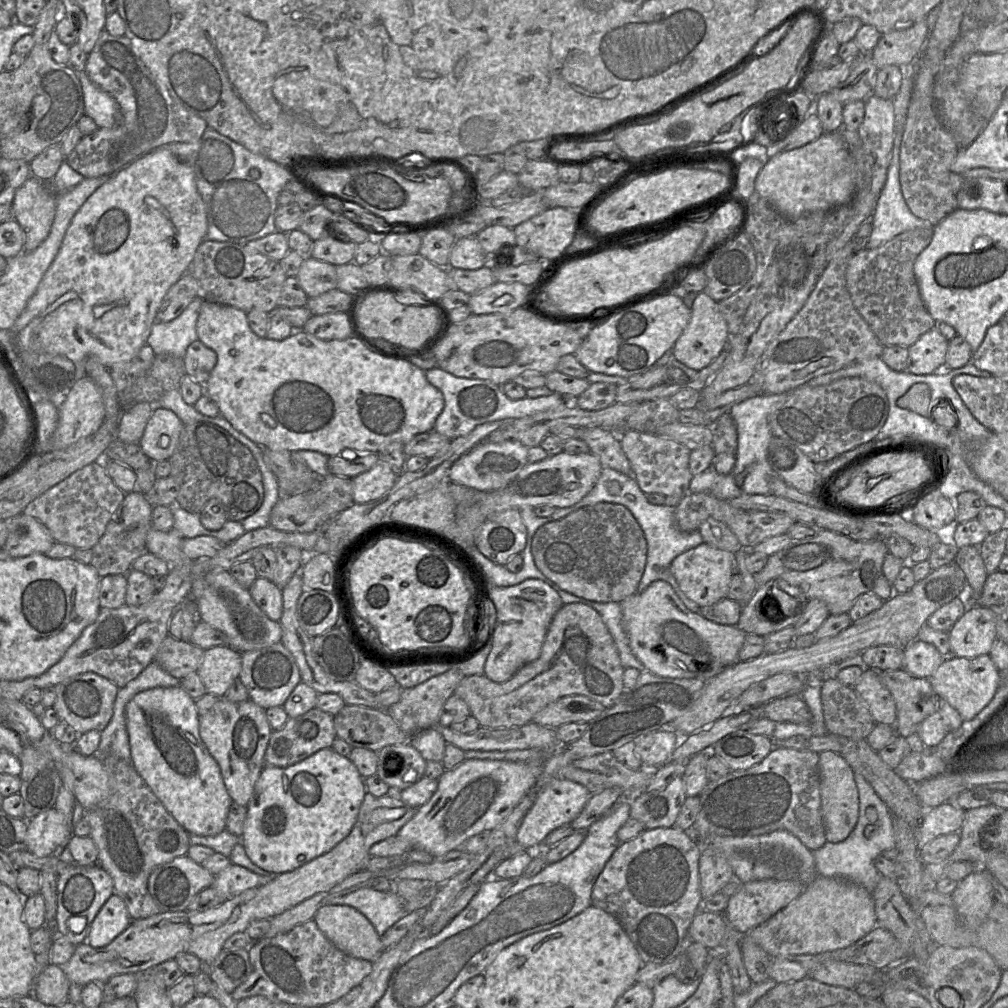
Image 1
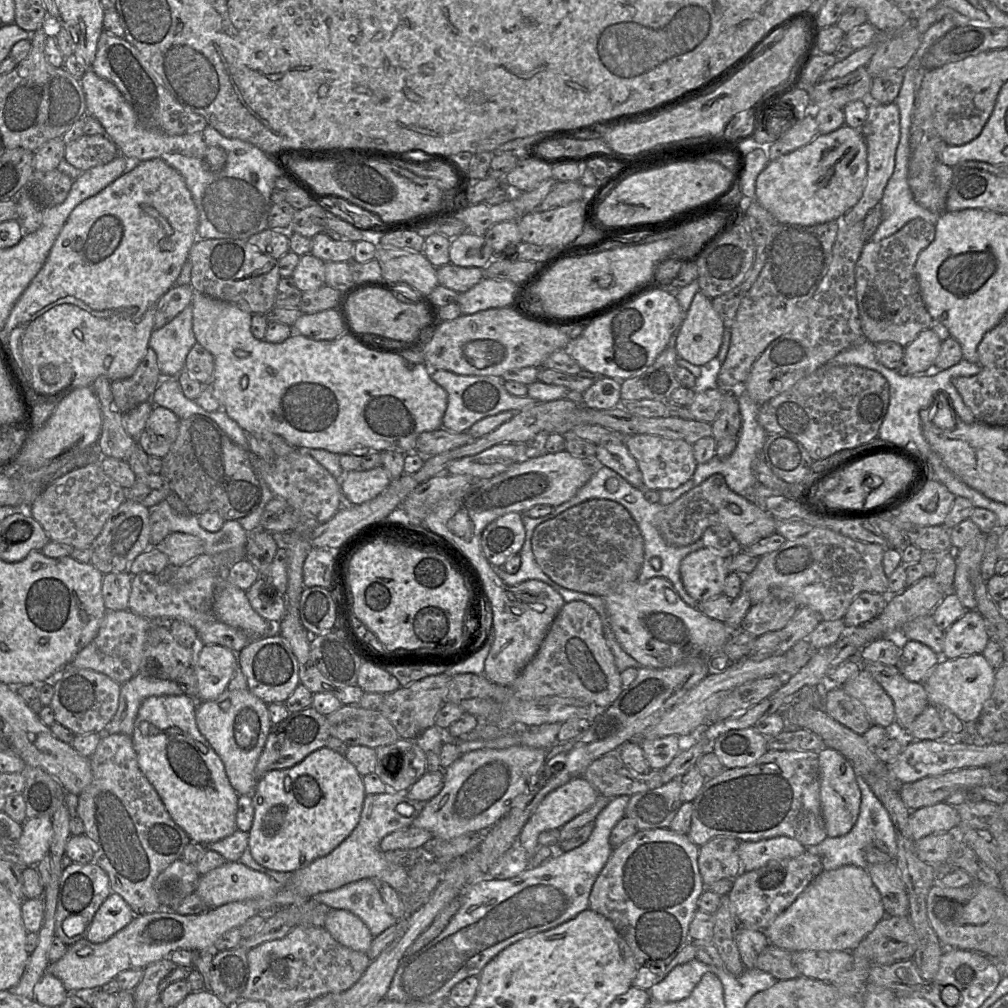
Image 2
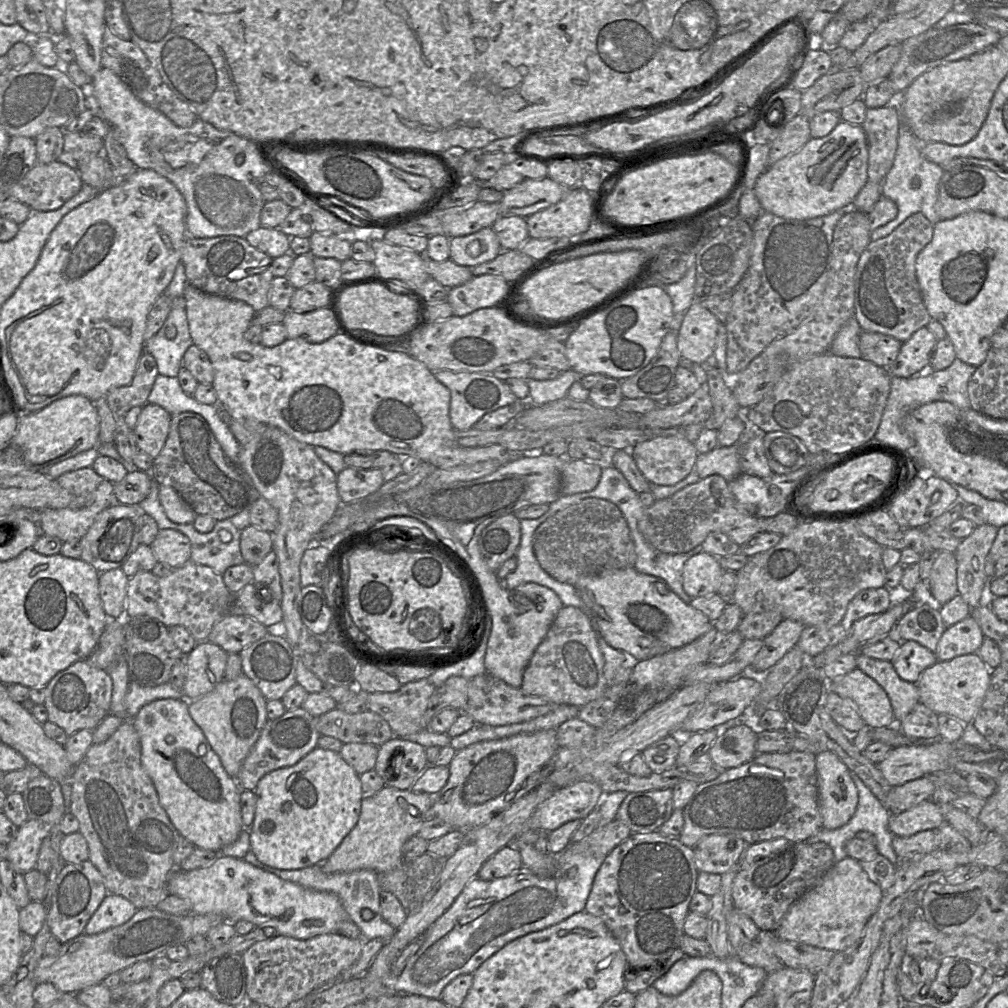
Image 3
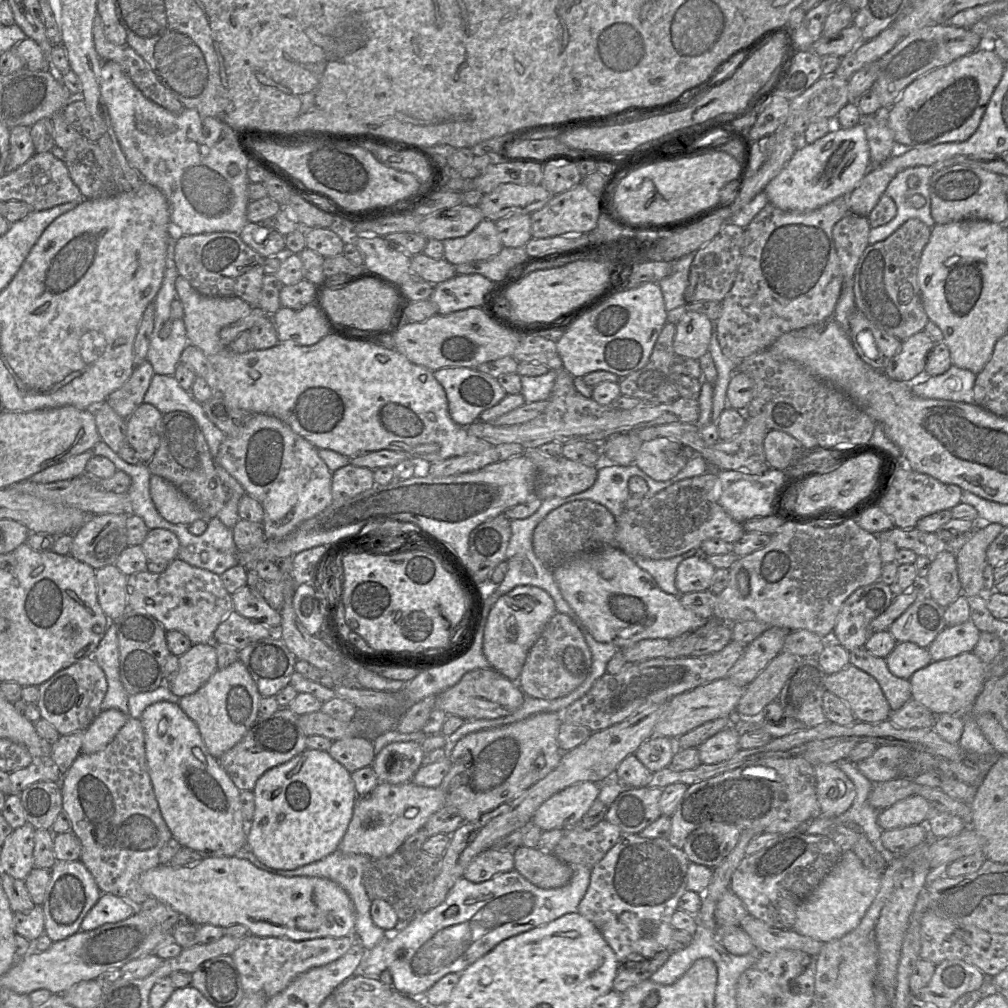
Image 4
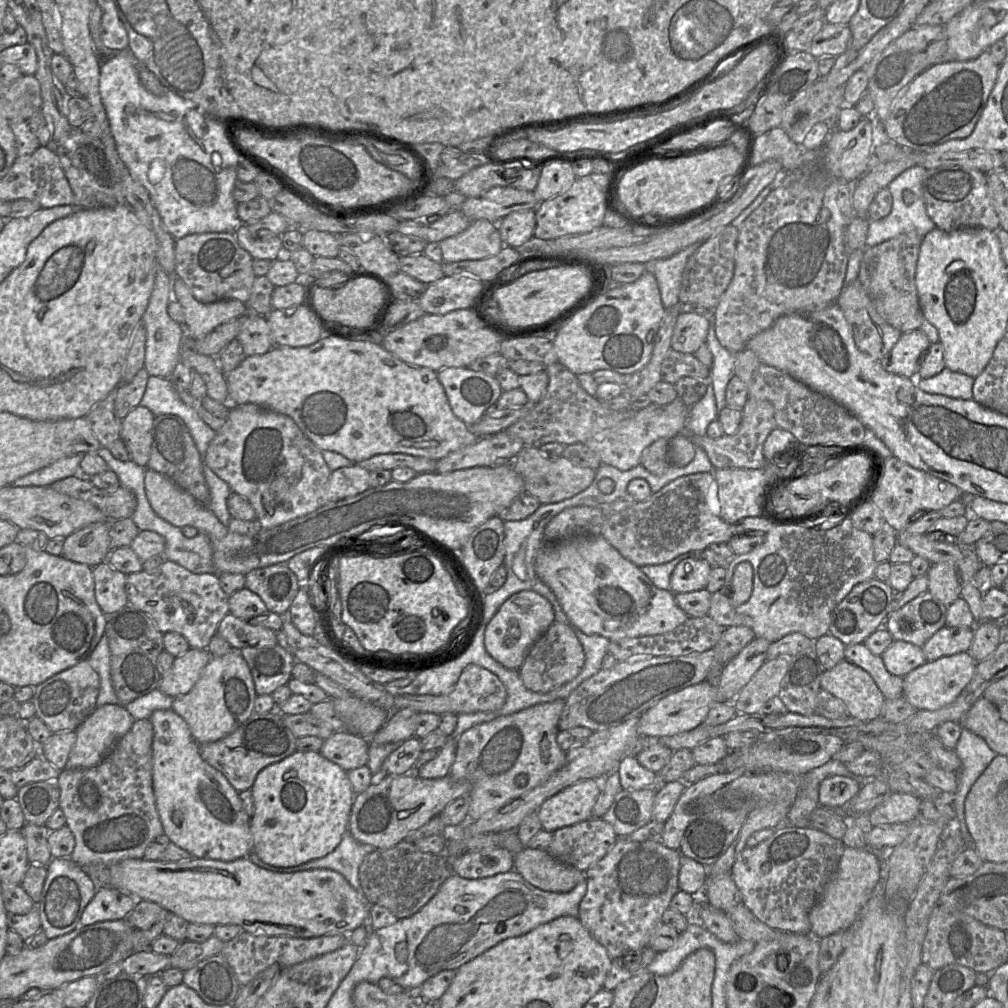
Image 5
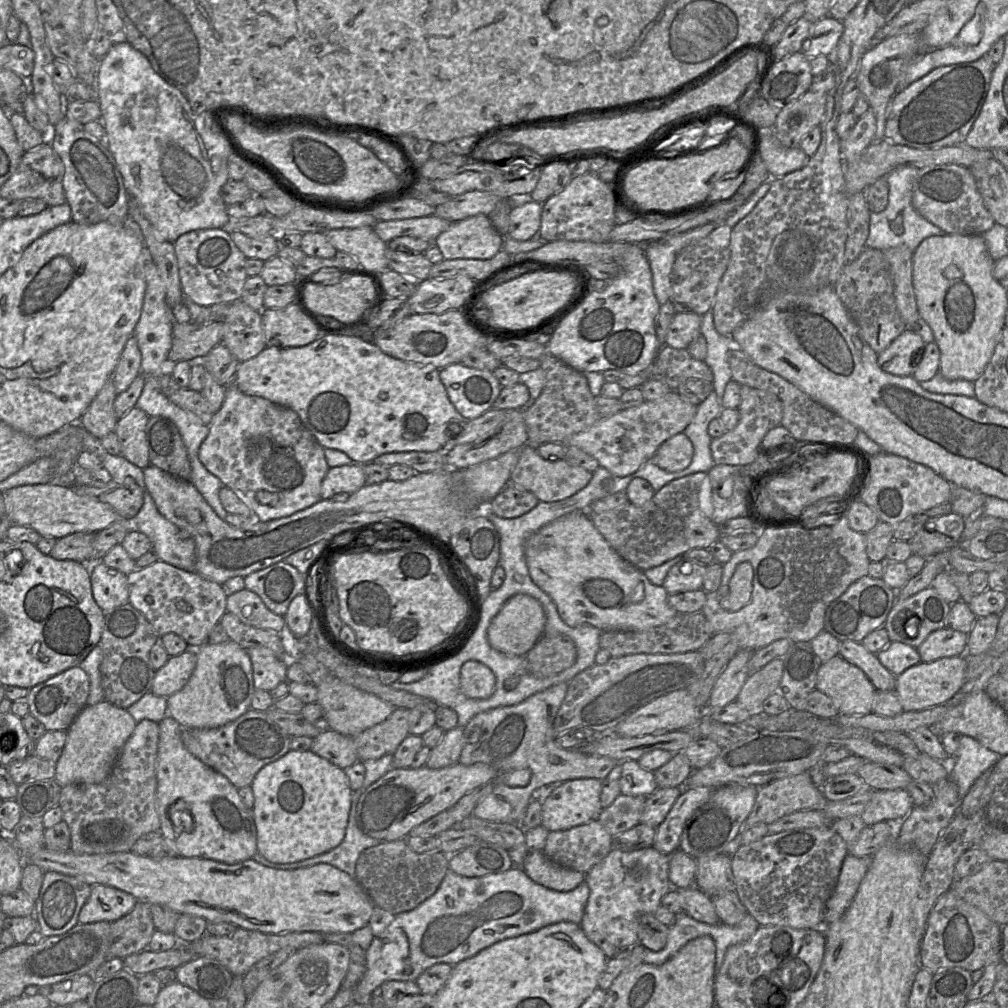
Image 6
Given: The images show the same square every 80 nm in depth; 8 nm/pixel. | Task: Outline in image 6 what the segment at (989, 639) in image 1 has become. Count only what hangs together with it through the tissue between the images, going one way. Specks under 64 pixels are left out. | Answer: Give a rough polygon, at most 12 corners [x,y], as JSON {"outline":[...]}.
{"outline":[[949,626],[917,647],[922,662],[964,656],[968,634]]}

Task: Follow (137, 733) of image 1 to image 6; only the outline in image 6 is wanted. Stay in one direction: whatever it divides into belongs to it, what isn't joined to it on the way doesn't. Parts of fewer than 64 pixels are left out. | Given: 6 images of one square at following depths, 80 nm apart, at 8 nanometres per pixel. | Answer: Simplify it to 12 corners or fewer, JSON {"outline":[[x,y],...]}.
{"outline":[[159,723],[156,812],[177,856],[257,851],[252,809]]}

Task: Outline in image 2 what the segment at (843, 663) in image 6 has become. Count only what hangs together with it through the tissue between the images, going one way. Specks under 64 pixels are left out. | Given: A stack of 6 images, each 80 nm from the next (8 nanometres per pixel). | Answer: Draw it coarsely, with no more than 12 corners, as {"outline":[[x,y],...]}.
{"outline":[[861,669],[842,688],[864,705],[872,725],[895,720],[893,701]]}

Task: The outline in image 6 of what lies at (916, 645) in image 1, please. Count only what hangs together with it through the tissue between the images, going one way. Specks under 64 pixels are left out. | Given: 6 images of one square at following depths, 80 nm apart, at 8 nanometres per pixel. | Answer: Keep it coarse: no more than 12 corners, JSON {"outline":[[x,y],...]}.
{"outline":[[890,641],[876,655],[896,677],[921,662],[917,648]]}

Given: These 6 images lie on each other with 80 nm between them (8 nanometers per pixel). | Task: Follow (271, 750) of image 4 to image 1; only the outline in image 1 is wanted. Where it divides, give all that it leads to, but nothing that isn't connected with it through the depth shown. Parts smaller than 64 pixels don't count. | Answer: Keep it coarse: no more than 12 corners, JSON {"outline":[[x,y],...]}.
{"outline":[[315,707],[272,732],[265,766],[292,766],[336,737]]}

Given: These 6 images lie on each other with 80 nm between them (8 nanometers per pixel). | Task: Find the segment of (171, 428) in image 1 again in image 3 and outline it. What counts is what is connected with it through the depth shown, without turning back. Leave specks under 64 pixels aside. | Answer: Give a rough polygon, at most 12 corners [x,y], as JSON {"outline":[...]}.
{"outline":[[142,406],[133,432],[138,448],[156,458],[171,414]]}

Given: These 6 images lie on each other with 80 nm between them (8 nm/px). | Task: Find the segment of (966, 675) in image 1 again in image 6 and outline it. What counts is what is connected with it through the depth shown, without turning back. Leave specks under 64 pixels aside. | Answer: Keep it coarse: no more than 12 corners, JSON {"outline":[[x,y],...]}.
{"outline":[[965,656],[920,662],[896,677],[903,711],[950,700]]}

